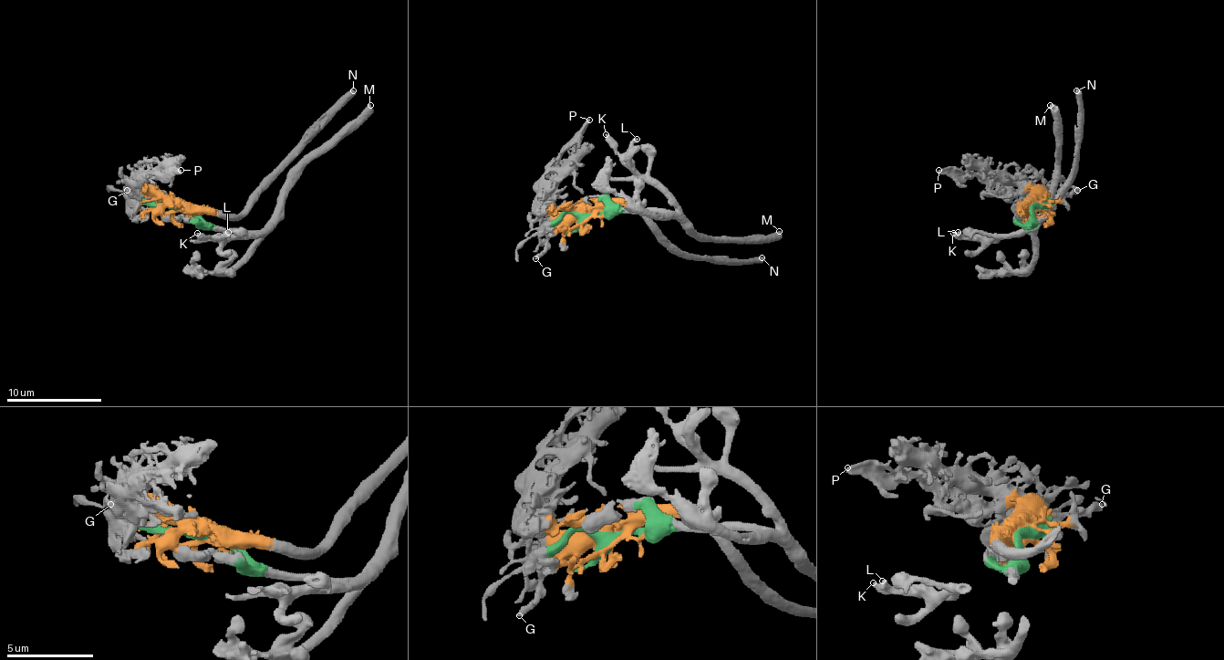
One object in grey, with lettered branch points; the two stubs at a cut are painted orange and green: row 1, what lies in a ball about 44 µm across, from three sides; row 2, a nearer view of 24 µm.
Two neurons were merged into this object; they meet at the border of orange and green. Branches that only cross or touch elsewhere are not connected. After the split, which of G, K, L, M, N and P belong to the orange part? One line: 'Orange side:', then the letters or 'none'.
Orange side: G, N, P

